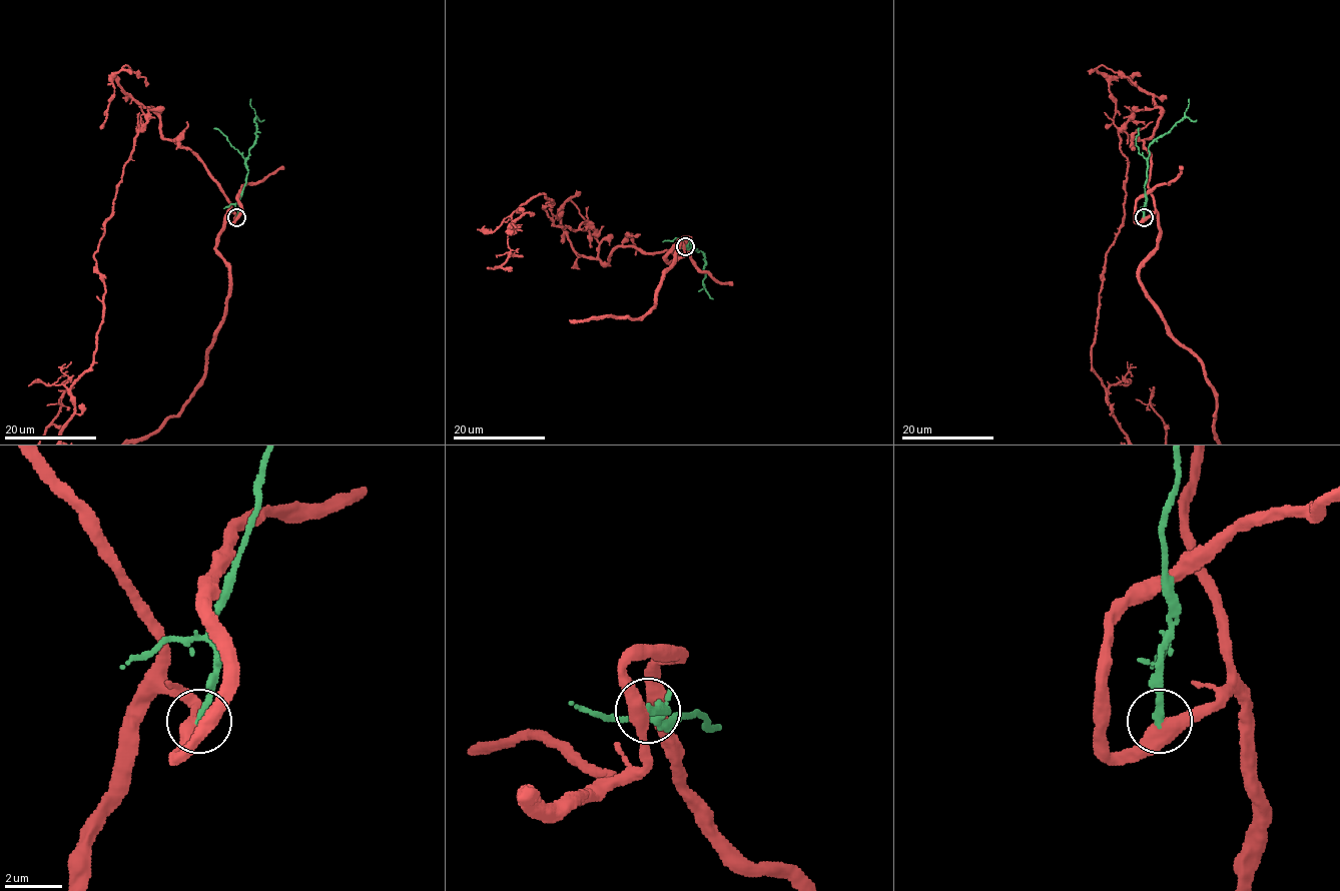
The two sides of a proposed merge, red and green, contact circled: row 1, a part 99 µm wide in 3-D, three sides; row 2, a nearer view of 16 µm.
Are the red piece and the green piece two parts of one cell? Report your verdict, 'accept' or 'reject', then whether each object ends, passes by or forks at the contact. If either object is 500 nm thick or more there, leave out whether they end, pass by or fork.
reject; red passes by; green ends

